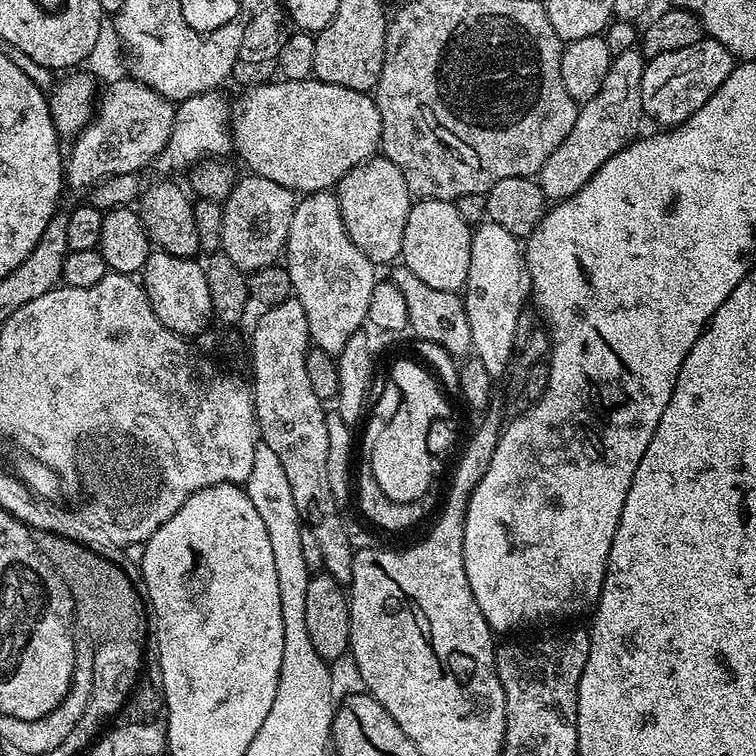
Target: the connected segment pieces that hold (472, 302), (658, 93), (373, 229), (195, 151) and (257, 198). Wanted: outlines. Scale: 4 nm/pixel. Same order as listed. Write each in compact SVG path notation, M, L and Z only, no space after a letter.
M491 222L479 223L473 227L470 242L470 274L466 274L462 299L466 318L470 318L472 352L486 365L486 370L490 370L494 378L503 377L507 364L517 351L514 344L514 332L517 329L518 314L526 310L526 265L522 244L514 234L510 234L510 230L502 230L502 226Z
M702 38L694 46L682 50L670 50L666 54L651 57L645 63L642 74L643 115L657 120L660 126L675 126L686 122L702 106L706 98L726 82L734 67L734 57L726 46L711 38Z
M373 158L347 172L334 191L340 197L342 222L354 246L358 246L358 250L362 250L362 254L377 266L399 261L406 218L414 203L406 178L402 178L402 170L398 170L394 162Z
M220 90L203 92L175 105L169 142L154 161L154 168L157 168L160 174L187 173L203 160L224 158L227 157L227 152L233 151L230 104L228 108L228 100L222 93Z
M251 174L241 175L223 201L220 251L246 274L277 263L285 255L290 218L294 218L297 203L297 193L291 192L286 186L278 186L278 182Z

